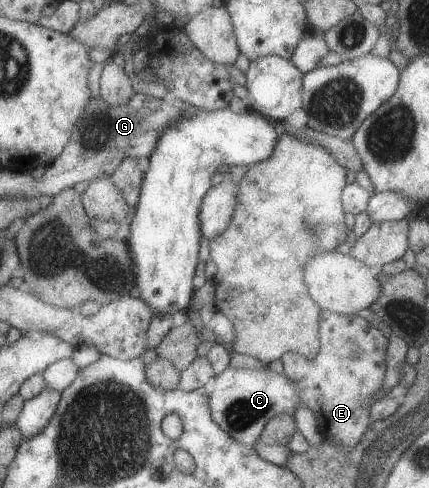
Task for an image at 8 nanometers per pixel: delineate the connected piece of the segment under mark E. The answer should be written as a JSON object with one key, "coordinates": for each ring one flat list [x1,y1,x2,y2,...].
{"coordinates":[[320,311,319,315,320,319,317,321,318,355,312,361,306,361,304,357,296,353,286,353,281,359,283,374,294,383,303,406,312,411,316,418,317,430,322,437,330,440,339,450,348,451,360,442,370,423,369,408,371,403,376,401,372,399,372,396,381,389,385,377,387,339,376,327,354,314,342,316]]}

